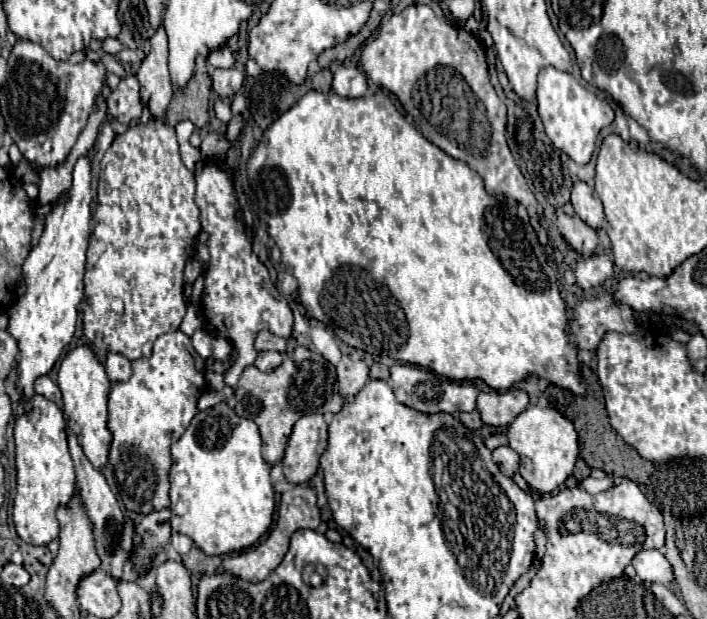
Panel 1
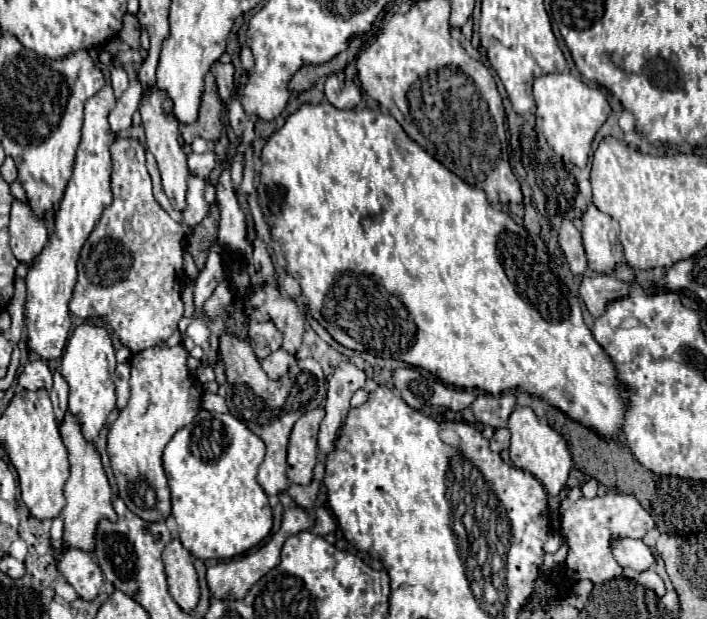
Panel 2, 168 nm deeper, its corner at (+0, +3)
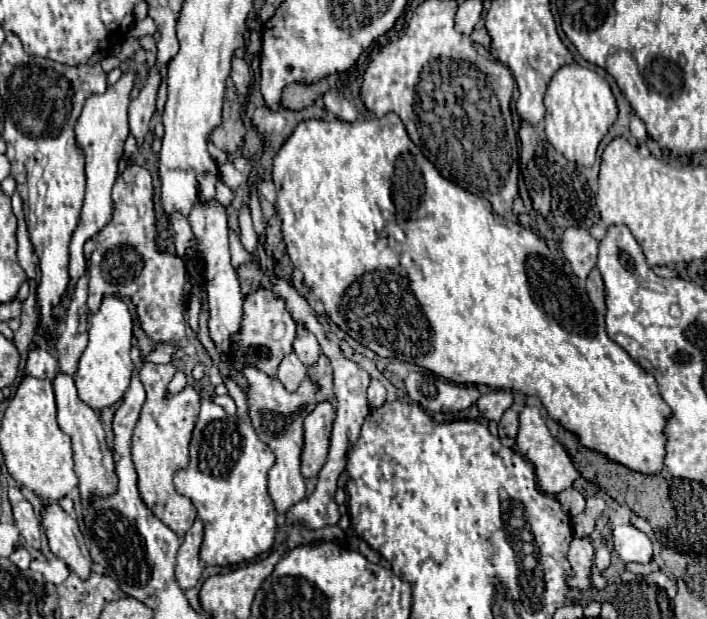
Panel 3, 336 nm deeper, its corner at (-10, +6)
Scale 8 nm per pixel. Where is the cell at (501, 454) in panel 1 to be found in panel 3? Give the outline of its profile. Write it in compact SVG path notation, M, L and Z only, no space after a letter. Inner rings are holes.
M507 410L499 422L499 432L501 436L507 436L507 438L515 438L517 436L517 428L519 428L519 422L517 422L517 412L515 410Z

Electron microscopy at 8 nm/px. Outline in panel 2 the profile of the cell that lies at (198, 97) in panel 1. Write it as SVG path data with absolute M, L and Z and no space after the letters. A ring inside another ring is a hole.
M209 73L209 77L205 77L205 93L201 99L201 117L193 125L179 125L183 141L191 143L195 137L201 137L205 141L219 141L221 127L223 127L221 111L223 111L223 101L217 93L215 77Z

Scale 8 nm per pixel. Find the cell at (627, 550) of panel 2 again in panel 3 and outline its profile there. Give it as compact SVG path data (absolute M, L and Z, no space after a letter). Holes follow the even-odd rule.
M623 524L613 528L613 548L623 562L649 564L653 558L651 540L647 534L637 530L633 524Z

